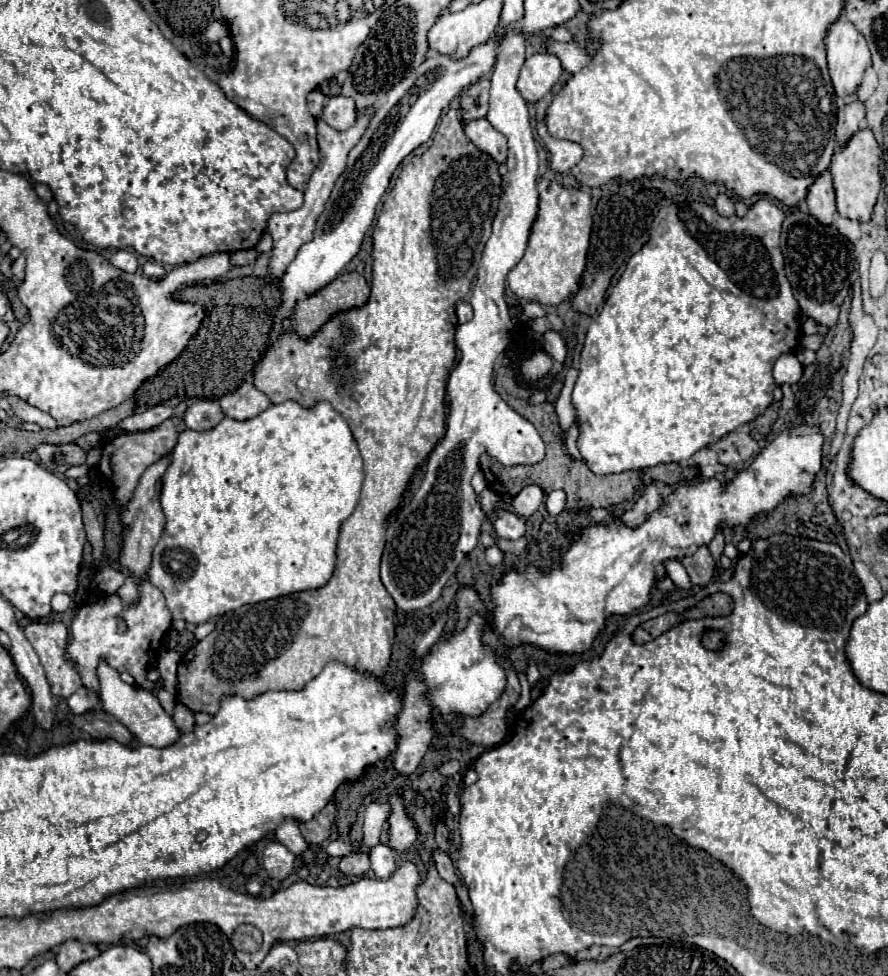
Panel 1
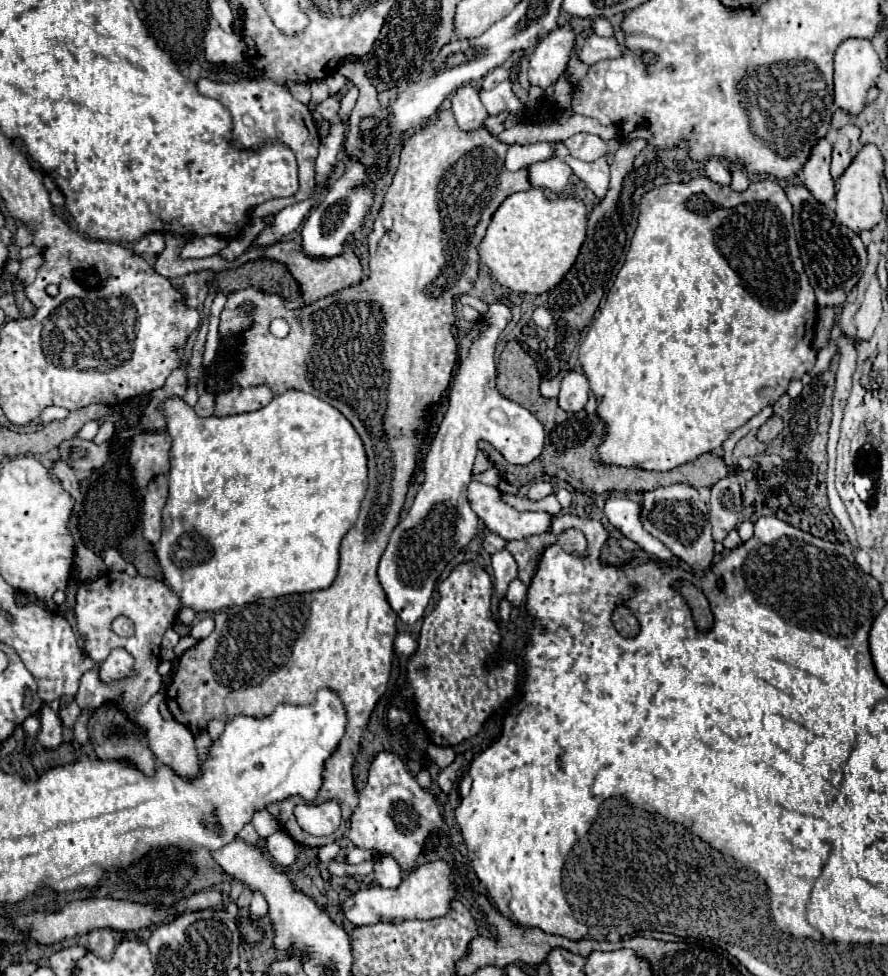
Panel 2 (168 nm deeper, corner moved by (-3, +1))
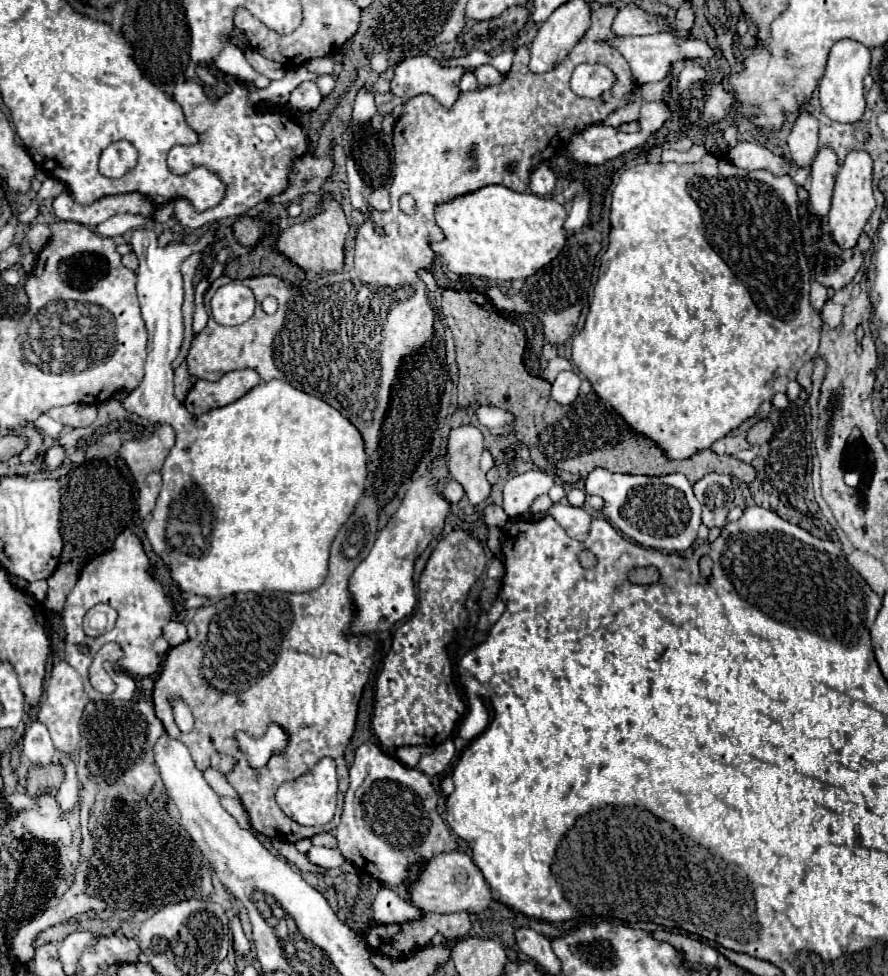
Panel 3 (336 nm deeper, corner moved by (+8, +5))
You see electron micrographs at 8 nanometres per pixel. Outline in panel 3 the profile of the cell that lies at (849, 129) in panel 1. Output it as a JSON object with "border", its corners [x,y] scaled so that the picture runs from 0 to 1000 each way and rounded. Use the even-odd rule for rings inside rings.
{"border":[[[928,150],[917,166],[914,166],[914,178],[912,178],[912,213],[919,217],[926,225],[930,223],[935,215],[935,201],[939,195],[939,184],[944,176],[944,160],[939,152]]]}

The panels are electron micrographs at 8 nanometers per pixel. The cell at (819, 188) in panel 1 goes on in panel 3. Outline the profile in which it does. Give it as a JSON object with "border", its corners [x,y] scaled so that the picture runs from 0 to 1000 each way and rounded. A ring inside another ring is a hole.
{"border":[[[903,115],[887,139],[887,152],[899,172],[912,172],[921,156],[921,123]]]}

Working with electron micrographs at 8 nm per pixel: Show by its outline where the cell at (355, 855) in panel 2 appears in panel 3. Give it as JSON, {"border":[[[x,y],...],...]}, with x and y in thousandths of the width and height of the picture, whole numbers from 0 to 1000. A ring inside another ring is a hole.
{"border":[[[351,867],[345,877],[347,877],[349,883],[354,883],[356,887],[363,887],[363,889],[381,889],[381,887],[387,885],[387,877],[385,877],[385,873],[381,869],[372,871],[372,869]]]}

